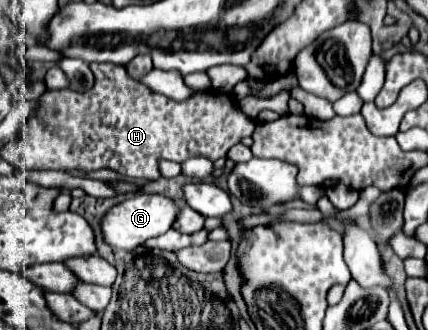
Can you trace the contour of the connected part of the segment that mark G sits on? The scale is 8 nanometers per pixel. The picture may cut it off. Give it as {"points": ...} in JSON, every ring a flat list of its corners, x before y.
{"points":[[134,193,132,197,128,197,128,199,124,199,122,203,114,205,114,207,106,213,106,217,104,217,104,221,102,221,104,239,106,239,106,243,112,245,114,249,134,249,134,247,142,245,144,241,166,233,166,231,174,225,176,217,178,217,178,213,180,213,180,209,182,209,182,205,186,205,184,199,182,199,182,203,180,203,178,199,172,199,172,197,166,197,166,195]]}

